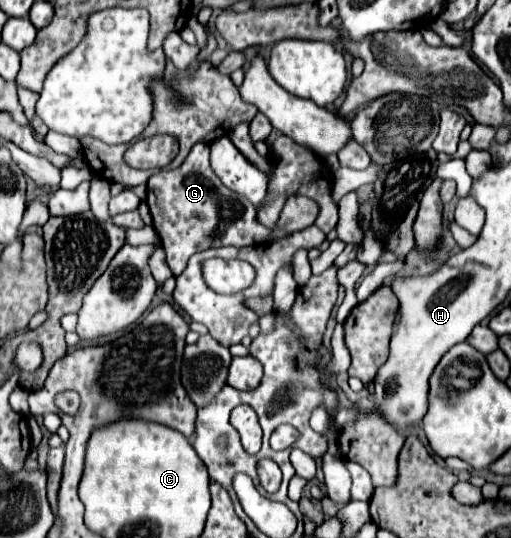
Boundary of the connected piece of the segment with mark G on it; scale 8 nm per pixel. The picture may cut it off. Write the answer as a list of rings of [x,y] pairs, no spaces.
[[[195,143],[191,153],[177,169],[157,171],[147,181],[147,205],[153,215],[163,249],[167,249],[167,265],[173,275],[181,275],[193,253],[211,247],[247,247],[253,243],[269,243],[271,229],[257,221],[257,209],[243,197],[229,191],[209,165],[209,147]]]

